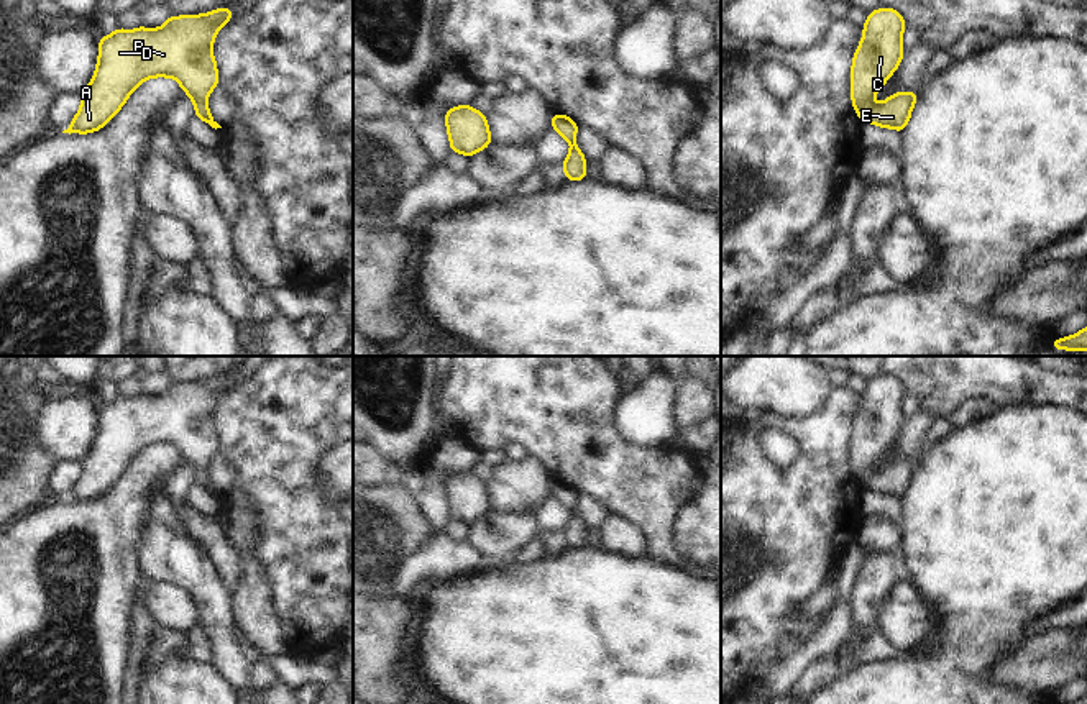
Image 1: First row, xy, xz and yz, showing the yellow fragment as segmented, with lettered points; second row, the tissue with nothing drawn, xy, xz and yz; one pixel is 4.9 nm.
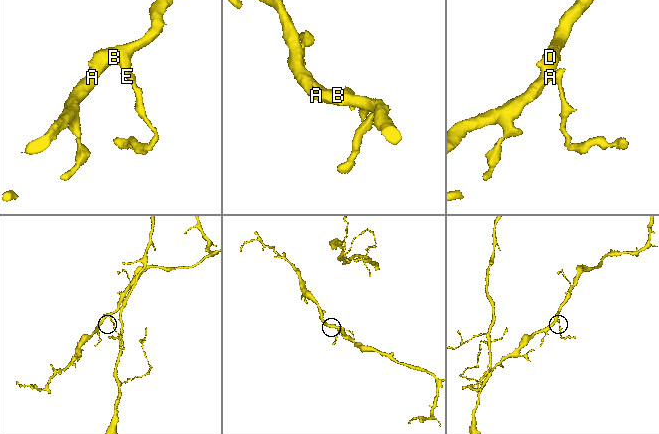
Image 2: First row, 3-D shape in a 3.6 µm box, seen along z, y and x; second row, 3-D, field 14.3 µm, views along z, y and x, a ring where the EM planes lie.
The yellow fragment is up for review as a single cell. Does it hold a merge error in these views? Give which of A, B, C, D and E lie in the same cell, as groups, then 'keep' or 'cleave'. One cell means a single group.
A B C D E | keep

